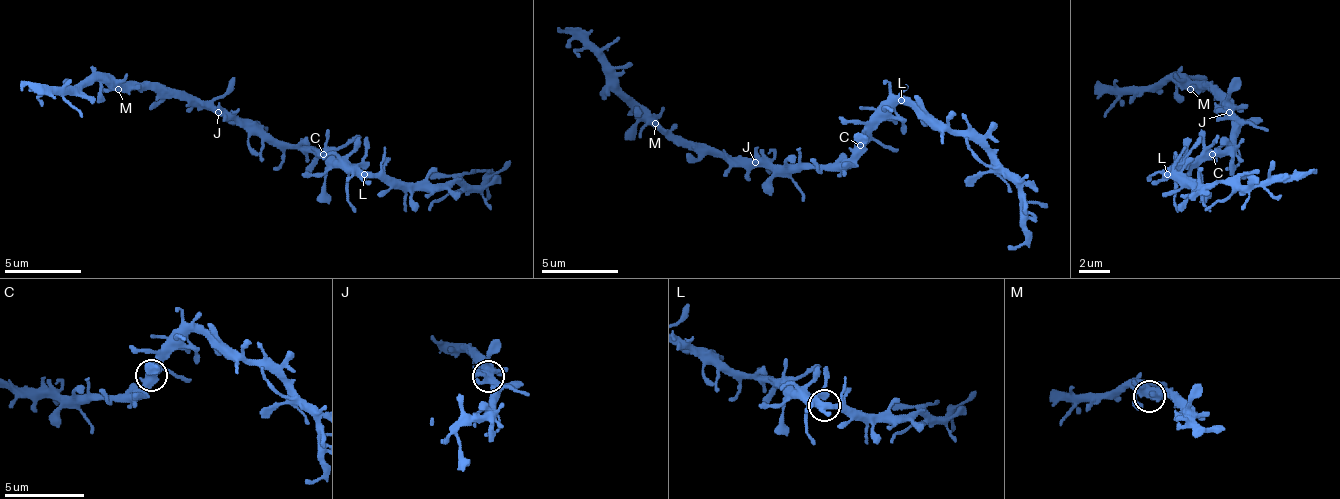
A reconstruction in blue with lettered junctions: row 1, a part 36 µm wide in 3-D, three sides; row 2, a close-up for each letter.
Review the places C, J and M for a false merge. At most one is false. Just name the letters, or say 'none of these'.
none of these

